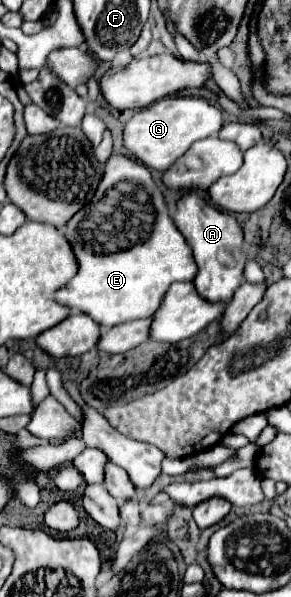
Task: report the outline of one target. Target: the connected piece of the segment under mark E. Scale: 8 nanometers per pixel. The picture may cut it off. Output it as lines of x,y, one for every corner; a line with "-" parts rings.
111,156
107,160
105,174
95,190
95,198
67,222
63,236
67,238
67,242
71,242
79,272
67,286
55,292
55,300
67,308
85,312
105,328
129,320
149,318
159,308
163,292
167,292
173,282
189,282
197,274
191,250
185,238
177,232
177,226
167,212
163,194
151,178
151,172
143,164
127,156

